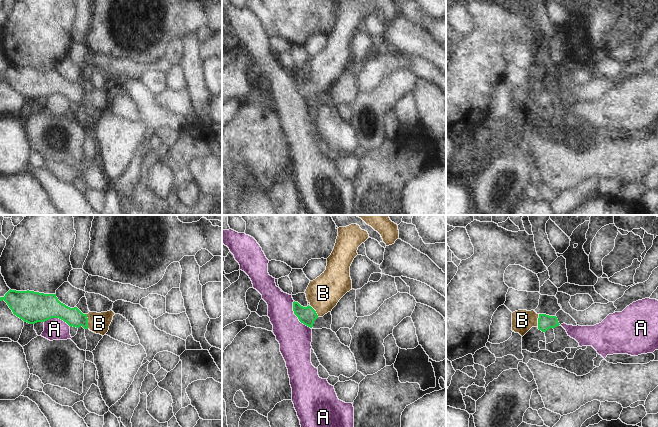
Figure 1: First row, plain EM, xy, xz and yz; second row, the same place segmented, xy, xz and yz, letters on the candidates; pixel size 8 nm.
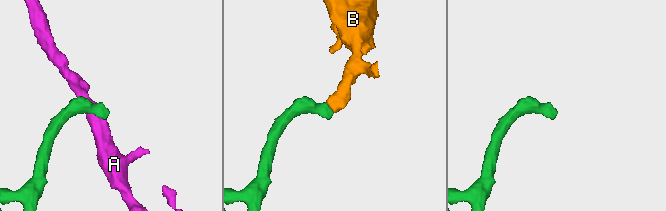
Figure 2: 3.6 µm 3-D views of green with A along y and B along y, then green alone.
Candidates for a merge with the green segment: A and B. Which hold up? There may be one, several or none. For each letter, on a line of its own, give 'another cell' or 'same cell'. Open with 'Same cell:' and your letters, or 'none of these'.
Same cell: B
A: another cell
B: same cell

